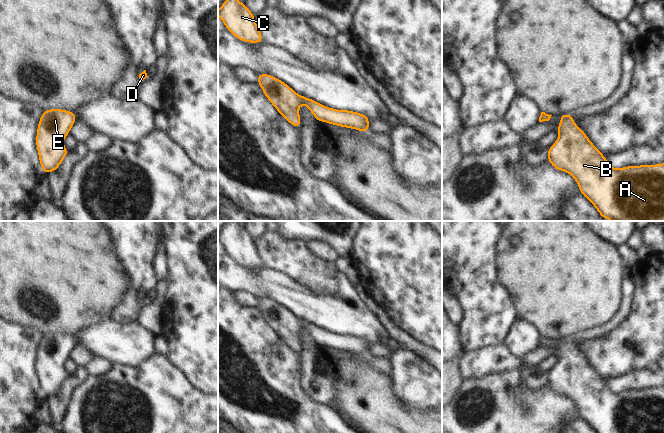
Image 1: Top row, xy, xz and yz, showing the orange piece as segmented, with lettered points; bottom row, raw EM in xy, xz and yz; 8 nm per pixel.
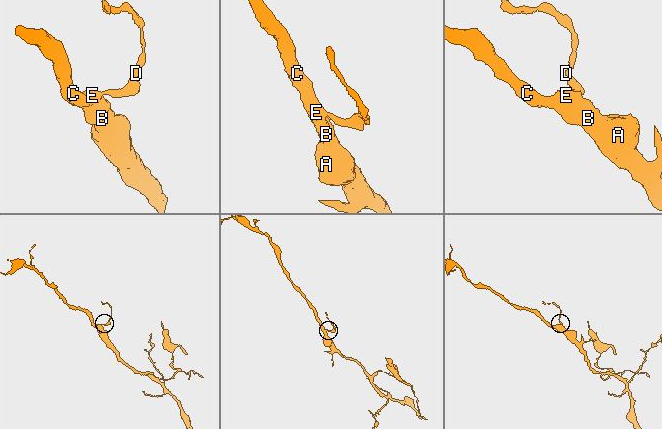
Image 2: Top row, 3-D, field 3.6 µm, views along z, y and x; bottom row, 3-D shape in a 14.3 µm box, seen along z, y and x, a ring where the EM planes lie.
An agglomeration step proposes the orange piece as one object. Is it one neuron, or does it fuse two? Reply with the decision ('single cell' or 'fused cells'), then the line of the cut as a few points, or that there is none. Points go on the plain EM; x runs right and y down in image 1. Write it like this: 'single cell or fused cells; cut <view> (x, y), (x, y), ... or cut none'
single cell; cut none

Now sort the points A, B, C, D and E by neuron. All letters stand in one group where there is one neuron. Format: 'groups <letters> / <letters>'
groups A B C D E

